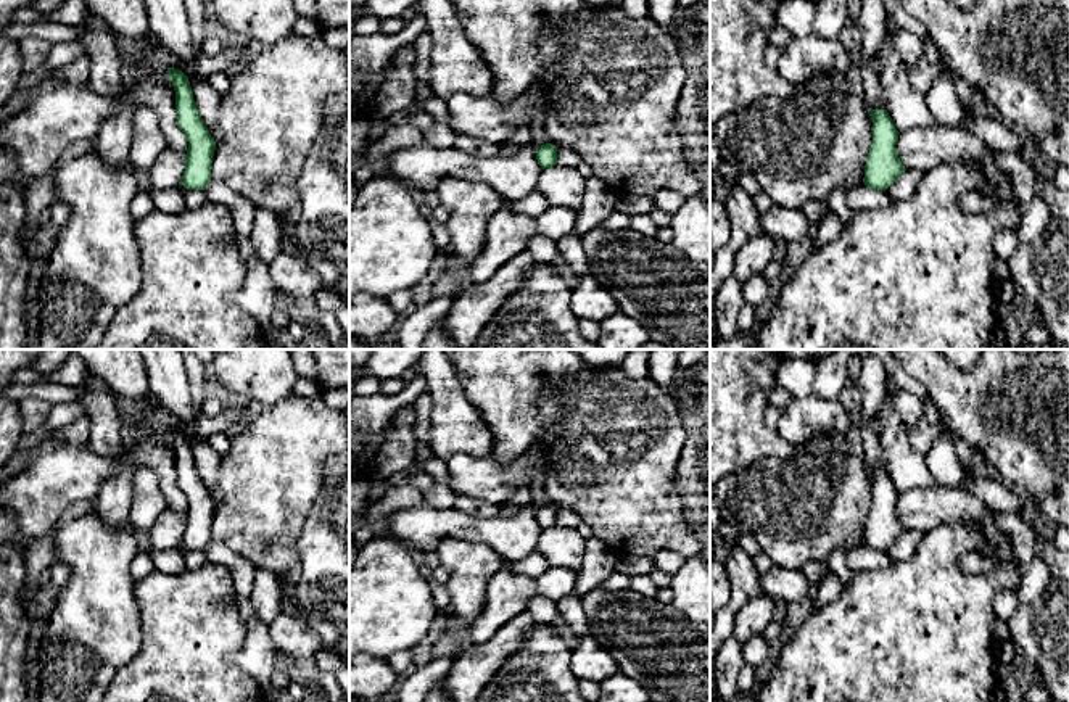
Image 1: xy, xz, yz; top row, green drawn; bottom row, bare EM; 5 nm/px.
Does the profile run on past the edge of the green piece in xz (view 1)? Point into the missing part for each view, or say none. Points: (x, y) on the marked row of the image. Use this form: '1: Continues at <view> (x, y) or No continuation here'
1: No continuation here

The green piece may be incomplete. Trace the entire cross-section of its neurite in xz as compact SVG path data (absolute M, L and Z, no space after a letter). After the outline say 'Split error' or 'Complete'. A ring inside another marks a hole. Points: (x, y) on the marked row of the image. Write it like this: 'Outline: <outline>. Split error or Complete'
Outline: M546 143L536 148L538 164L546 169L557 164L557 147L552 143Z. Complete

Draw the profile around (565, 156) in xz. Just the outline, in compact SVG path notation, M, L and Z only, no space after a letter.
M559 147L557 148L557 164L562 167L578 167L581 163L580 155L567 147Z

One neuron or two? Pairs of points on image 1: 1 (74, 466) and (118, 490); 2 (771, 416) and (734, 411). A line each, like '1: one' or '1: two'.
1: two
2: two

